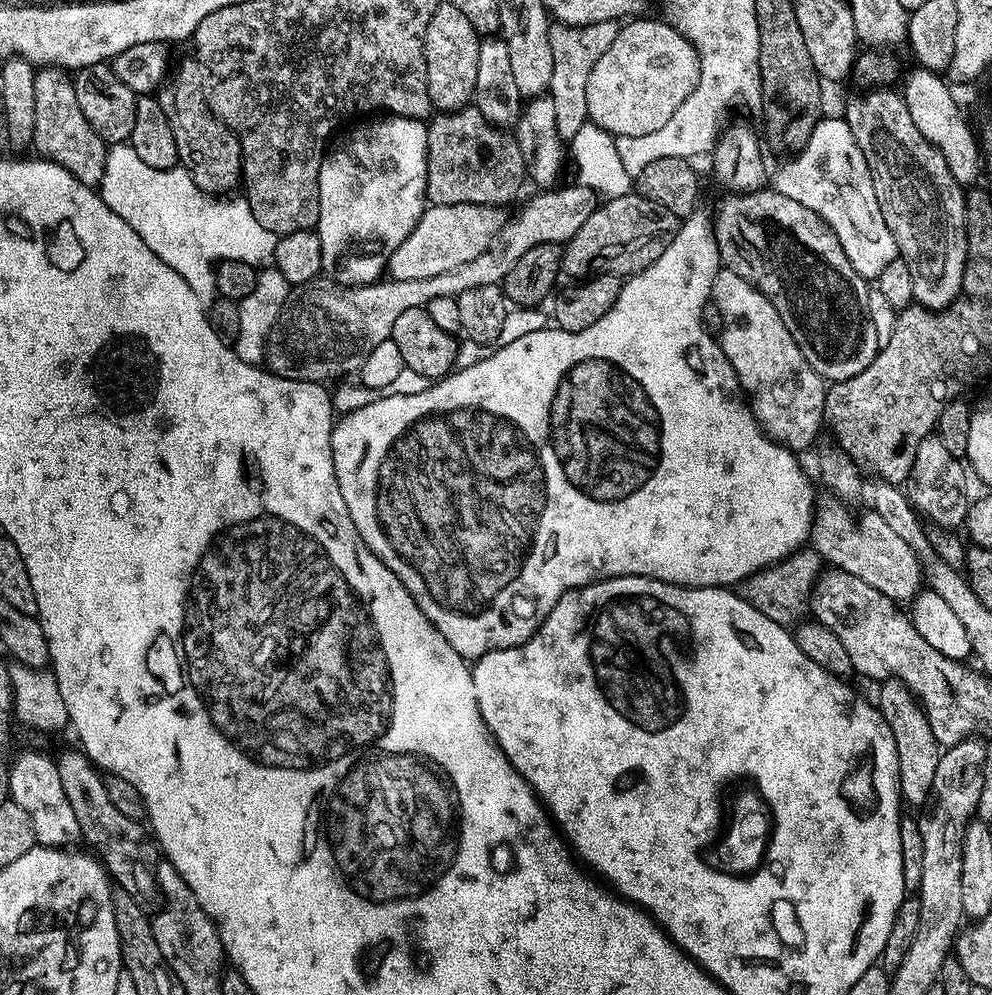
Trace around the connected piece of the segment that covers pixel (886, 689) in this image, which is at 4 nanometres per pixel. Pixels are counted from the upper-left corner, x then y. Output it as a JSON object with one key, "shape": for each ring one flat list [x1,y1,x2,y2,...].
{"shape":[[889,678,879,685,880,717,890,728,894,746,898,752,898,774,900,775,900,794,905,805,923,806,928,800,930,786,934,786,934,774,942,755,940,744,930,730,923,707,918,703,910,689,900,680]]}

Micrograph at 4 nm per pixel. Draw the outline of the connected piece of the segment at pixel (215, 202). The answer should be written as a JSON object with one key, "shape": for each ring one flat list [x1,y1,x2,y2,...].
{"shape":[[116,142,109,147,108,157,106,158,106,166,104,167,104,178,98,185,100,197,106,202,106,206,110,206,110,210,114,210,114,214,118,214,118,218,122,218,122,222,126,222,138,234,138,238,142,238,142,242,146,242,146,246,150,246,150,250,154,250,154,254,158,254,158,258,162,258,162,262,166,262,166,266,170,266,174,270,178,270,178,274,182,274,182,278,186,281,186,286,190,286,190,290,194,290,194,295,206,306,210,305,217,298,216,273,214,271,214,262,221,260,241,260,244,263,255,266,264,266,273,259,275,254,277,236,270,230,266,230,266,226,262,226,262,222,258,222,258,218,254,218,254,210,250,210,247,199,243,195,236,194,233,200,230,198,213,199,211,195,199,189,195,185,194,178,188,173,187,169,181,166,167,168,166,170,154,170,154,166,146,166,146,162,142,162,142,158,138,158,138,154,132,149,131,143]]}

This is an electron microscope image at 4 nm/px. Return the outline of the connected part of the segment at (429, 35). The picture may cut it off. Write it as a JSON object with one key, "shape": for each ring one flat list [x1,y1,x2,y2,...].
{"shape":[[441,2,426,26,426,82,430,86,433,109,441,113,458,111,473,103,478,82,478,50,482,36,457,7]]}

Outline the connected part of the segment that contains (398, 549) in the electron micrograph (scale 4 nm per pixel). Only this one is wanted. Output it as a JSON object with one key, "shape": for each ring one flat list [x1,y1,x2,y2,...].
{"shape":[[703,210,691,212,683,217,680,229,674,234,673,241,668,245,662,256,653,265,642,268,641,272,627,277,621,283,620,293,610,306,610,310,594,326,590,326,581,332,563,332,558,327,547,326,530,333,524,338,518,338,509,345,499,345,492,356,476,365,461,368,450,372,447,376,429,383,423,393,398,394,397,396,379,395,375,402,355,409,350,413,350,420,346,421,344,428,333,427,332,430,332,461,338,478,338,486,342,490,342,499,349,508,348,513,366,546,376,555,389,570,402,582,426,618,446,638,446,642,455,644,458,654,469,662,475,662,488,652,517,648,519,644,525,644,529,638,542,626,545,618,554,610,556,604,568,592,575,588,584,588,587,584,594,584,597,580,610,580,613,576,645,576,651,580,661,580,667,584,677,584,683,588,719,588,721,586,736,586,747,576,752,576,762,568,769,568,771,564,777,564,787,560,793,552,797,551,805,543,809,530,814,521,814,504,812,506,812,484,808,481,806,473,800,469,797,453,792,449,777,444,760,428,760,423,752,416,752,410,748,407,747,399,740,387,736,372,730,366,730,362,724,357,720,349,720,341,704,329,702,322,702,310,710,303,714,278,722,270,720,262,720,250,716,241,716,229,711,215]]}

